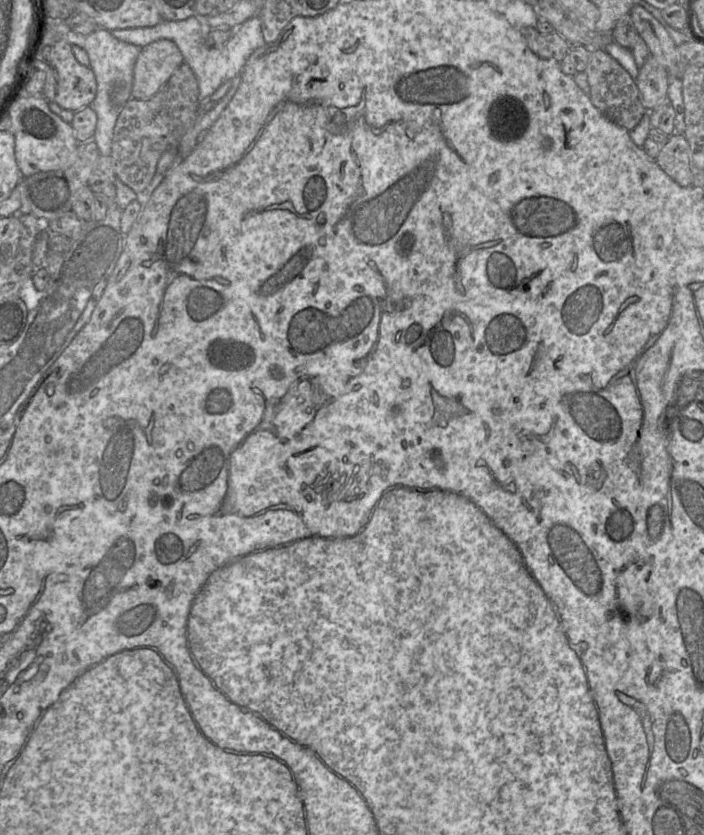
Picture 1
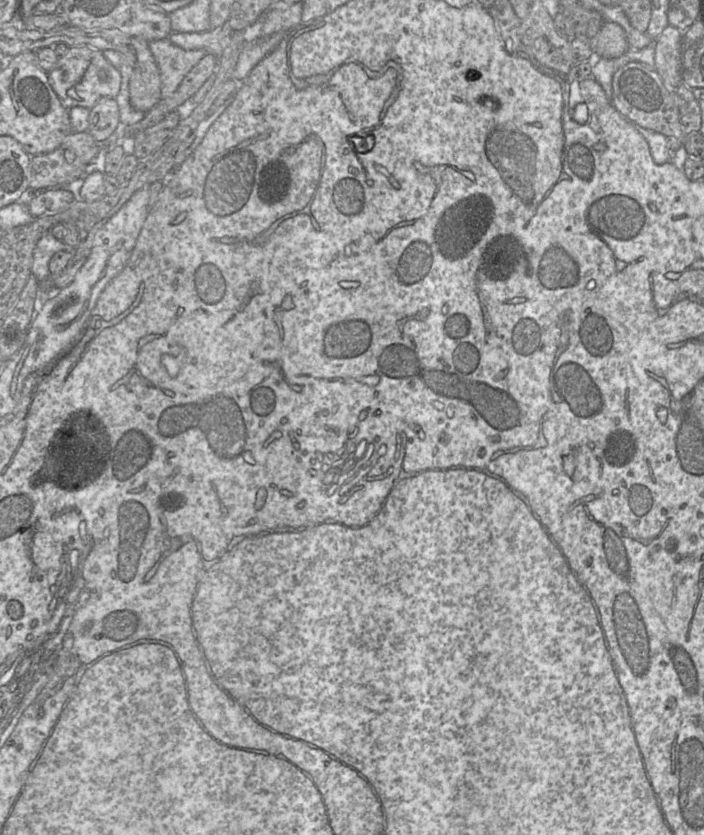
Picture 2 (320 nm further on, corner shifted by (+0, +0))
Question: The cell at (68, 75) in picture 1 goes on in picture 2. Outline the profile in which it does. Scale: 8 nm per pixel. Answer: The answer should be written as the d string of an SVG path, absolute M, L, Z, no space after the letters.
M70 47L48 72L48 78L52 89L66 109L73 107L91 109L102 98L115 99L121 86L119 70L104 57L102 51L90 47Z

